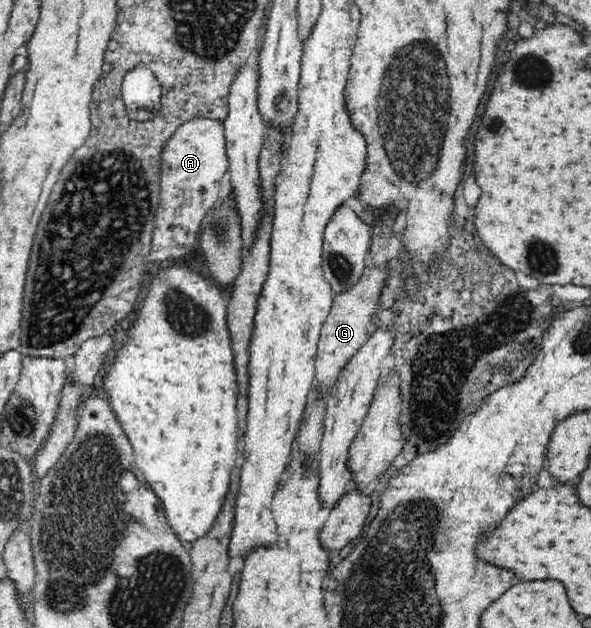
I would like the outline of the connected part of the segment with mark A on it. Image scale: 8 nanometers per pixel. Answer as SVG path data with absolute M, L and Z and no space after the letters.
M209 118L186 121L166 142L160 172L160 204L157 208L151 250L147 260L160 263L184 257L198 243L200 228L208 211L214 208L222 190L222 176L229 160L223 123Z

